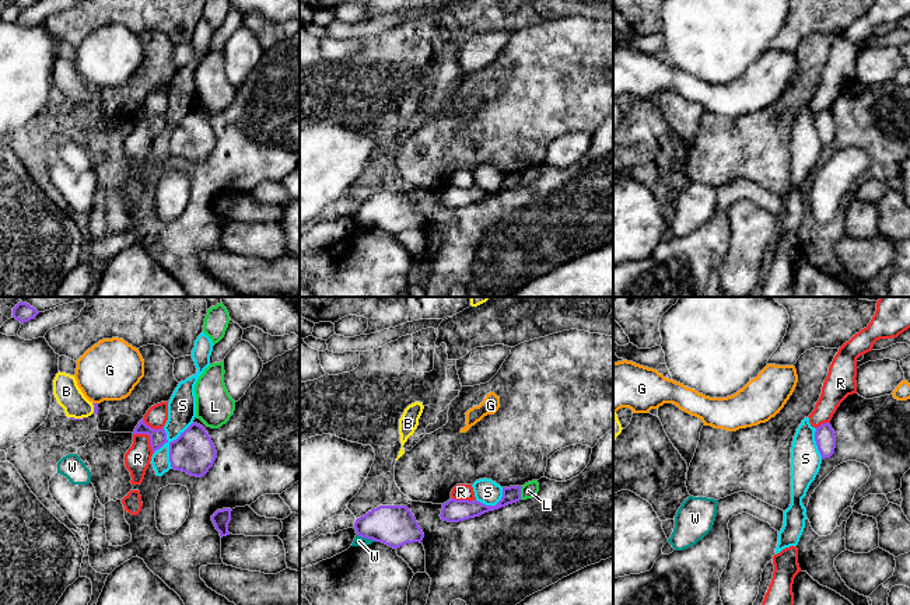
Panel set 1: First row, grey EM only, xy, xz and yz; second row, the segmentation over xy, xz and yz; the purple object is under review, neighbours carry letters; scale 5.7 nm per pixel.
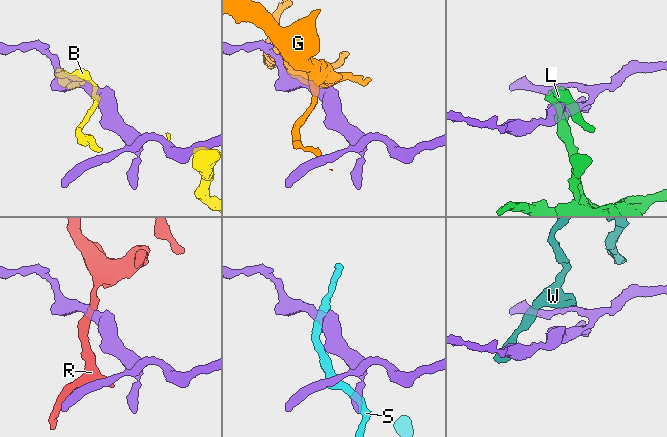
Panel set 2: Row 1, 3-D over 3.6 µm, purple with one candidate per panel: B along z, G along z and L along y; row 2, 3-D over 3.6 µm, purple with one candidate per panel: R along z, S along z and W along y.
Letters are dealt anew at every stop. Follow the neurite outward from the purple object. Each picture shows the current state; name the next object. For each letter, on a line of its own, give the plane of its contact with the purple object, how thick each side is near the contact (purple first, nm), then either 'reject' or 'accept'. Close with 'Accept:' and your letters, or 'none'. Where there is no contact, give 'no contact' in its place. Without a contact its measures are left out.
B: meets purple in xy; 20 nm thick on the purple side, 150 nm on the other; reject
G: meets purple in xy; 30 nm thick on the purple side, 340 nm on the other; reject
L: meets purple in xz; 100 nm thick on the purple side, 90 nm on the other; reject
R: meets purple in xy; 100 nm thick on the purple side, 150 nm on the other; reject
S: meets purple in xy; 240 nm thick on the purple side, 160 nm on the other; reject
W: meets purple in xz; 240 nm thick on the purple side, 60 nm on the other; reject
Accept: none

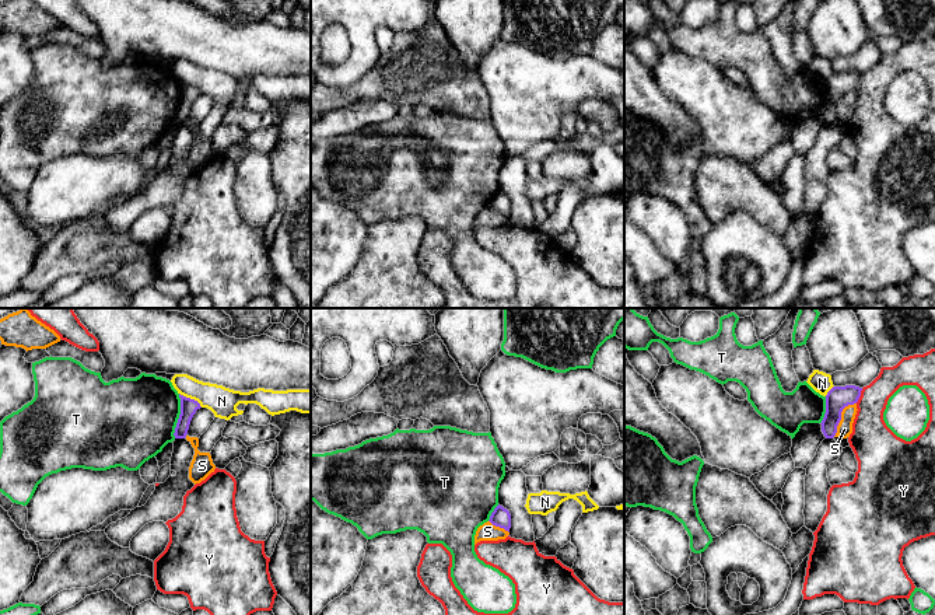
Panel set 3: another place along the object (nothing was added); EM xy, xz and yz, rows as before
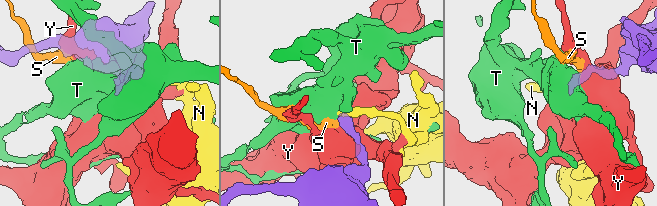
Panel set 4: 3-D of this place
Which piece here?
N: meets purple in xy; 100 nm thick on the purple side, 170 nm on the other; reject
S: meets purple in yz; 140 nm thick on the purple side, 90 nm on the other; reject
T: meets purple in xy; 100 nm thick on the purple side, 460 nm on the other; reject
Y: meets purple in yz; 140 nm thick on the purple side, 220 nm on the other; reject
Accept: none

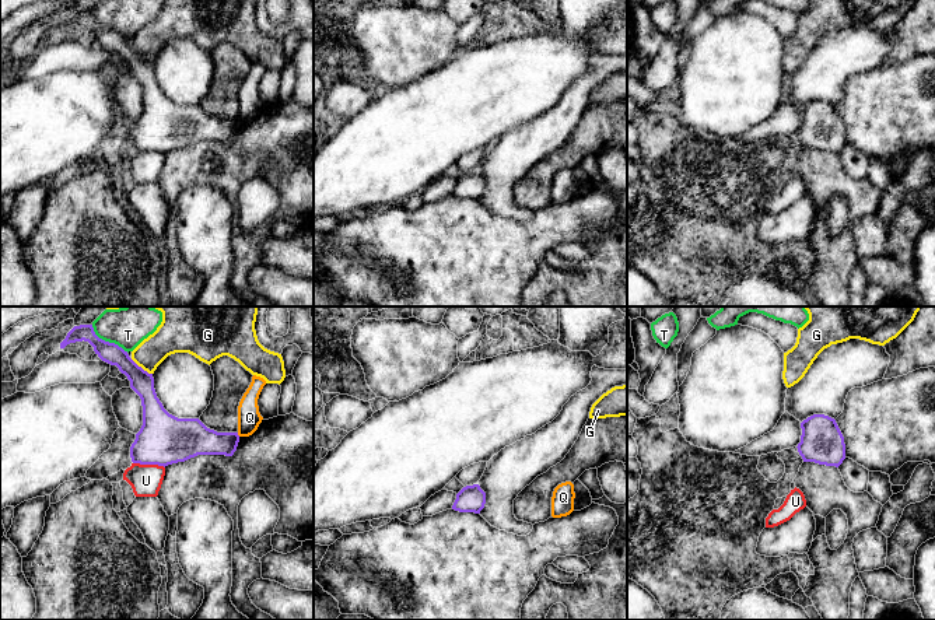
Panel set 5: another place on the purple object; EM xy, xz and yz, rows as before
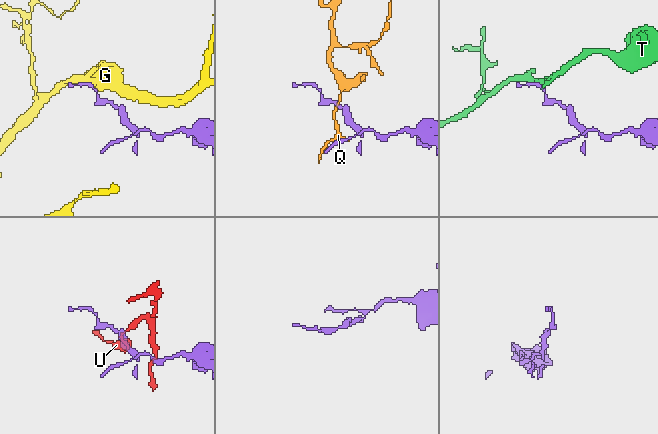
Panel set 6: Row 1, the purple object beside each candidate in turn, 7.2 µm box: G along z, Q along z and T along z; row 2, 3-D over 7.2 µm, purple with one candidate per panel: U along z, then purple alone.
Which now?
G: meets purple in xy; 140 nm thick on the purple side, 190 nm on the other; reject
Q: meets purple in xy; 200 nm thick on the purple side, 130 nm on the other; reject
T: meets purple in xy; 120 nm thick on the purple side, 220 nm on the other; reject
U: meets purple in xy; 300 nm thick on the purple side, 180 nm on the other; reject
Accept: none

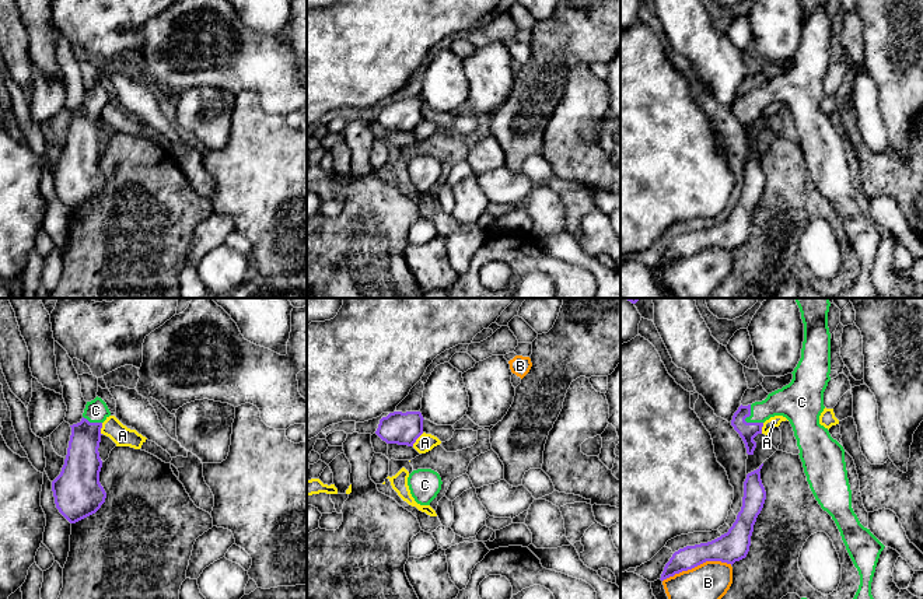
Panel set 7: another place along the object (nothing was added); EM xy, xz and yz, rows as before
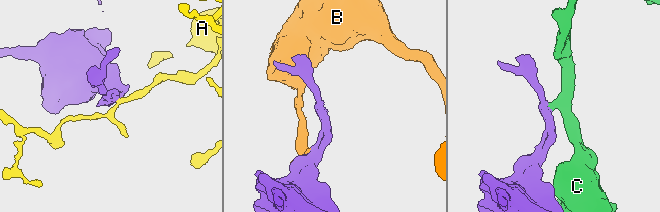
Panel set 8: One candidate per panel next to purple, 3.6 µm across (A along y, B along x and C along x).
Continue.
A: meets purple in xz; 190 nm thick on the purple side, 100 nm on the other; reject
B: meets purple in yz; 180 nm thick on the purple side, 220 nm on the other; reject
C: meets purple in yz; 100 nm thick on the purple side, 160 nm on the other; accept
Accept: C

